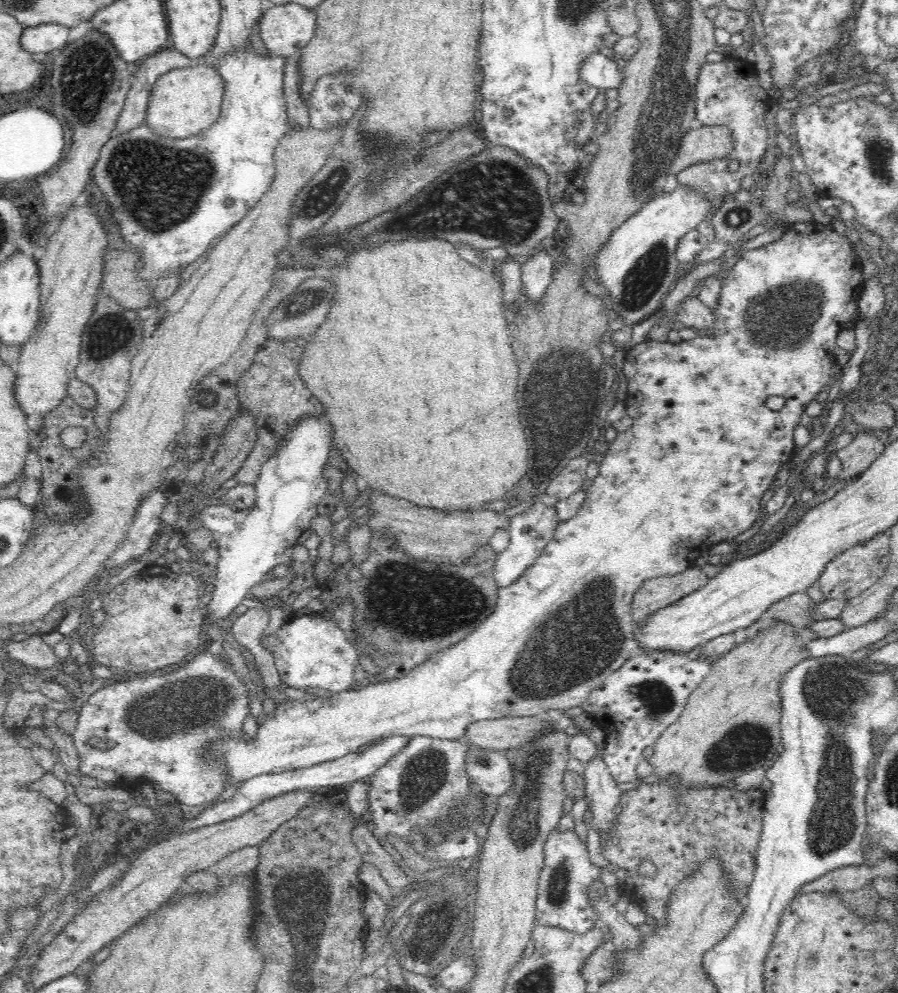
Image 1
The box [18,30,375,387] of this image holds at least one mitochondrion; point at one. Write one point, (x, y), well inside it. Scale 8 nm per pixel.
(172, 183)

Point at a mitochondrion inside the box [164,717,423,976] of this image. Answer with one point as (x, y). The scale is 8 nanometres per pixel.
(296, 899)

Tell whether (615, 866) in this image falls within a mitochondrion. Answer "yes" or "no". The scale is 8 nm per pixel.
no

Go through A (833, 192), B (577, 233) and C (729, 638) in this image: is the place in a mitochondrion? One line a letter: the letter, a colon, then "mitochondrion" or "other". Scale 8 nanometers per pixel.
A: other
B: other
C: other

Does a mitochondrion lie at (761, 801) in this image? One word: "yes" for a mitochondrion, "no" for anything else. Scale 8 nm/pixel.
no

